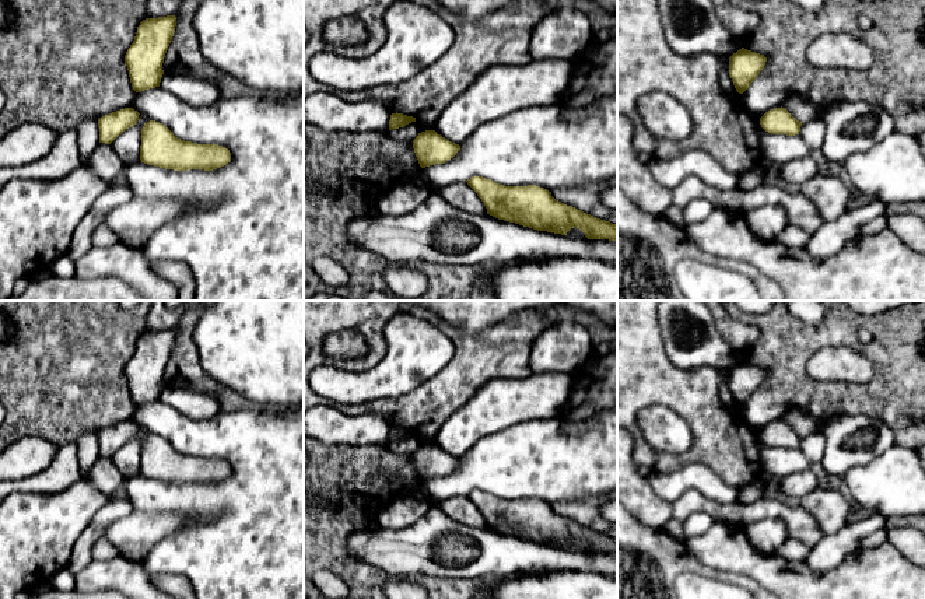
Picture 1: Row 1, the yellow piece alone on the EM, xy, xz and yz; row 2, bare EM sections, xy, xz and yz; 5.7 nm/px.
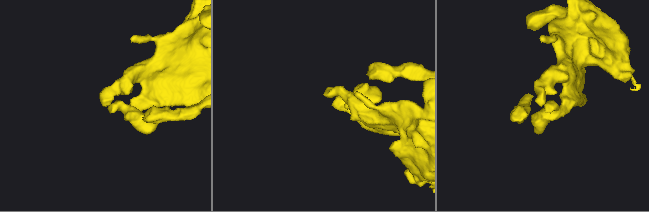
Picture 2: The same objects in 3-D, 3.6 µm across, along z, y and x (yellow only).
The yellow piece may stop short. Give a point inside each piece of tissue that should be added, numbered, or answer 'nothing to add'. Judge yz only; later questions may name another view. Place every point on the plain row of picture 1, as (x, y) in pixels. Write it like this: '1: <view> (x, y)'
nothing to add

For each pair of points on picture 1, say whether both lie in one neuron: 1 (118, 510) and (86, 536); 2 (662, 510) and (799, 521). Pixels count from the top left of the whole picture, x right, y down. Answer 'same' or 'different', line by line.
1: same
2: different

